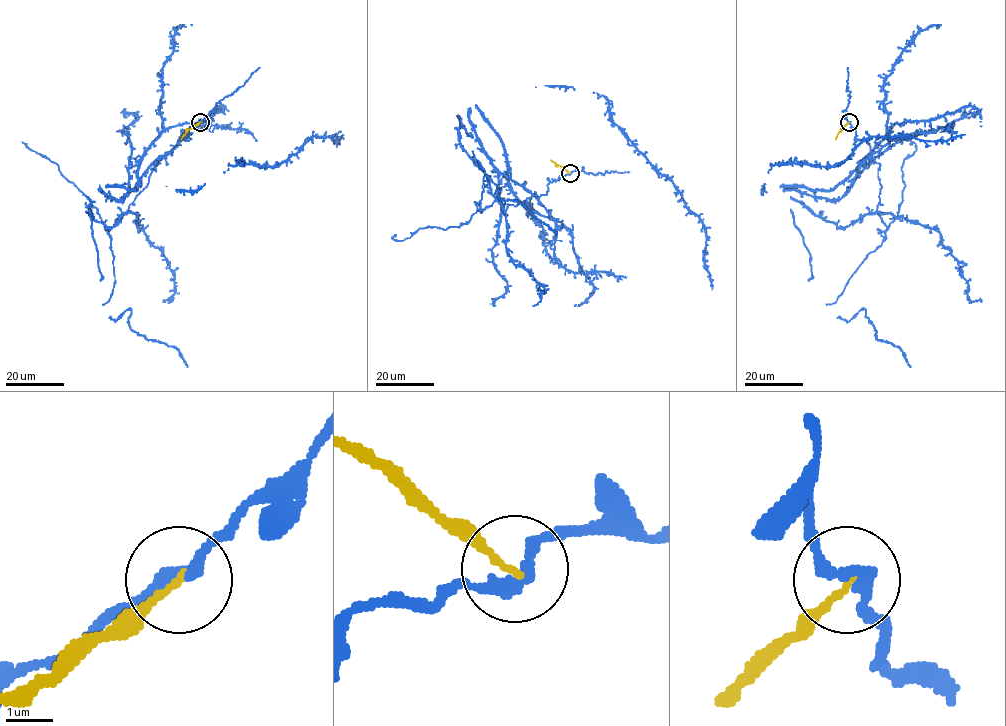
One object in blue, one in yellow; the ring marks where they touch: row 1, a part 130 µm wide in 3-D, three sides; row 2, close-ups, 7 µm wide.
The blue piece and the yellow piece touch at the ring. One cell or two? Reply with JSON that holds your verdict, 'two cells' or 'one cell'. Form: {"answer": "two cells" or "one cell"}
{"answer": "two cells"}

